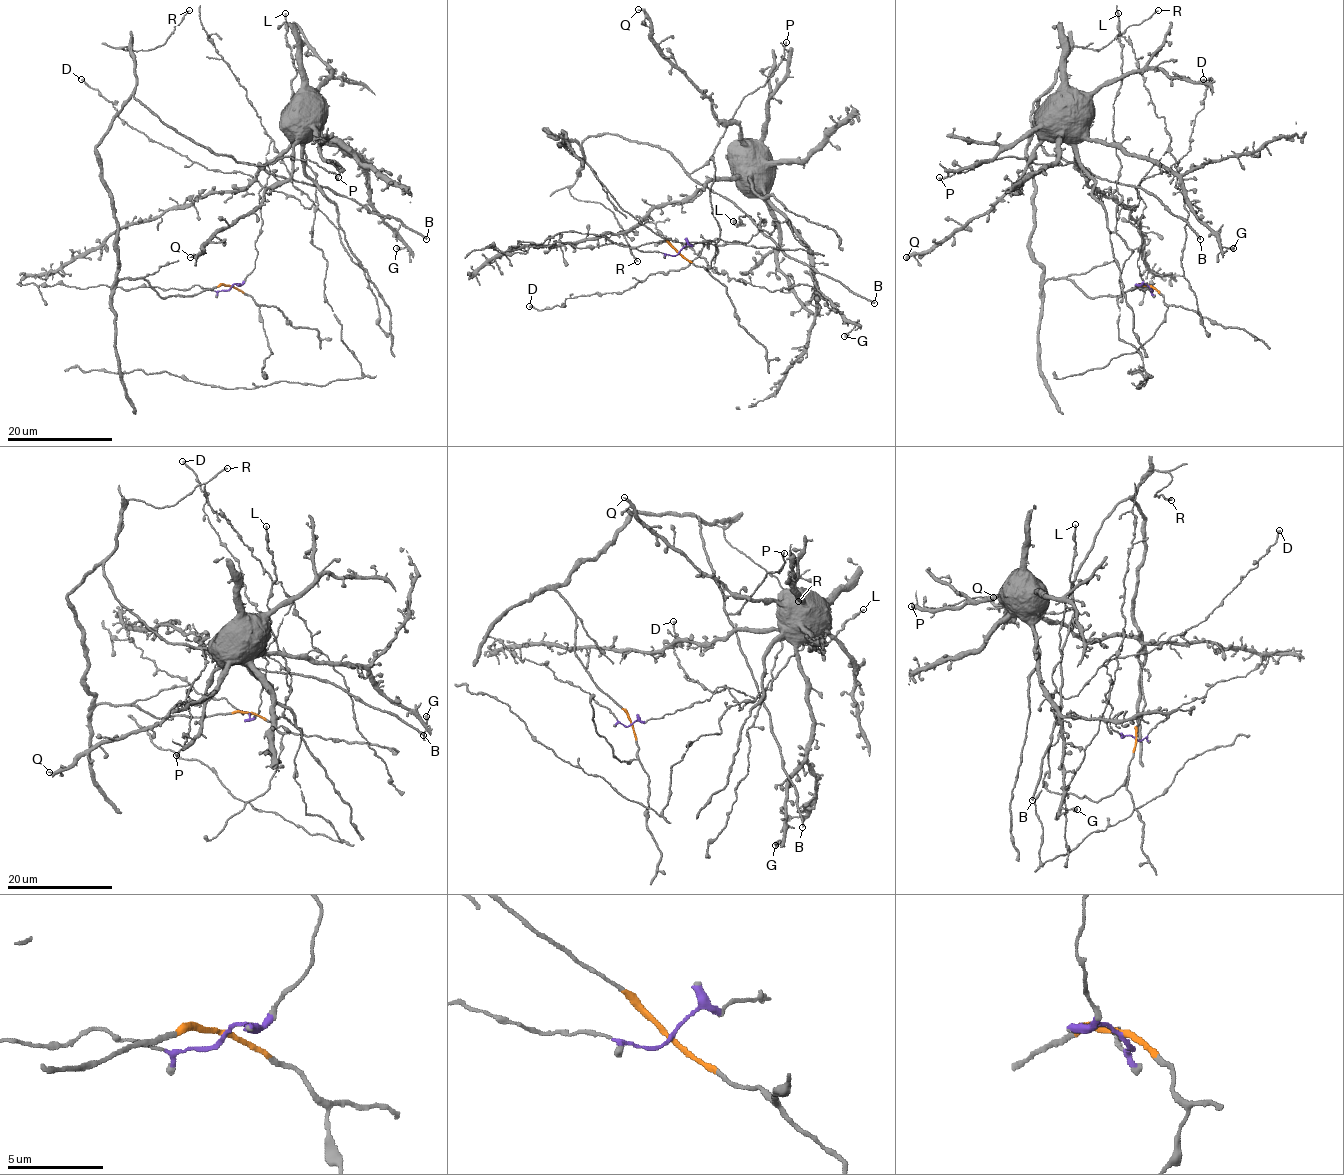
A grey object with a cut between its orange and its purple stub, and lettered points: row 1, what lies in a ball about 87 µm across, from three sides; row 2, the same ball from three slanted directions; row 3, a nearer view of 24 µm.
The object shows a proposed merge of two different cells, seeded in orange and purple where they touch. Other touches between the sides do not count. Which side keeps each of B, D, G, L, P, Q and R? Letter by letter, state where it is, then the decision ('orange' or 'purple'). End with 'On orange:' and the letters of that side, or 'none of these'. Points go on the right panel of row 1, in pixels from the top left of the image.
B: (1200, 239) | orange
D: (1203, 79) | purple
G: (1233, 248) | purple
L: (1118, 13) | purple
P: (939, 177) | orange
Q: (906, 257) | purple
R: (1158, 10) | orange
On orange: B, P, R

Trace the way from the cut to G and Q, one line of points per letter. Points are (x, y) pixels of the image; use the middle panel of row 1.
G: (679, 252), (493, 247), (626, 233), (714, 180), (749, 179), (853, 325), (844, 336)
Q: (679, 252), (621, 243), (493, 248), (626, 233), (655, 208), (742, 173), (740, 127), (715, 116), (638, 9)

